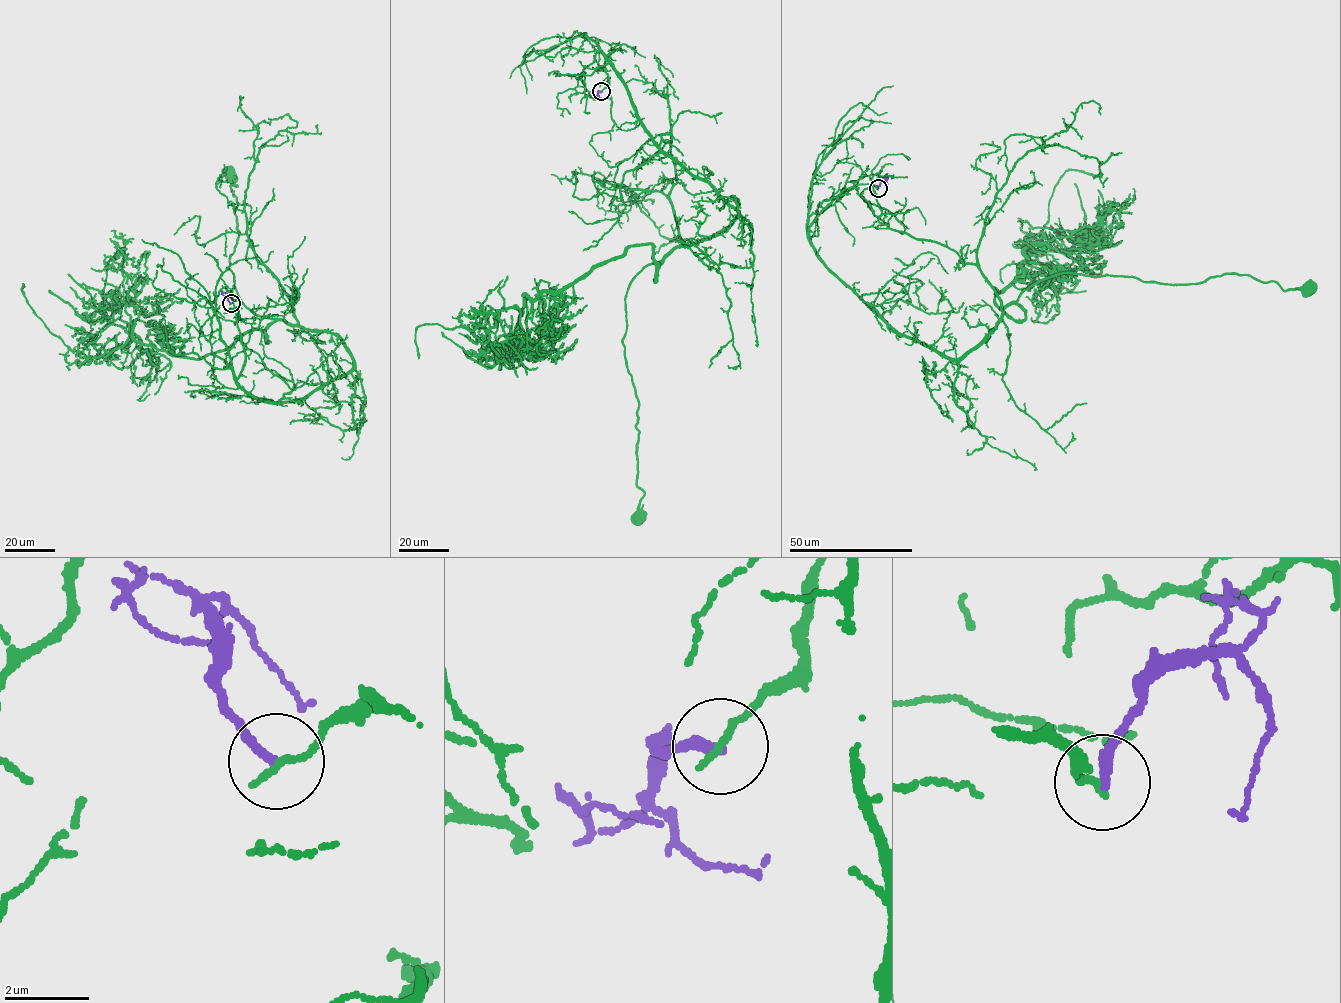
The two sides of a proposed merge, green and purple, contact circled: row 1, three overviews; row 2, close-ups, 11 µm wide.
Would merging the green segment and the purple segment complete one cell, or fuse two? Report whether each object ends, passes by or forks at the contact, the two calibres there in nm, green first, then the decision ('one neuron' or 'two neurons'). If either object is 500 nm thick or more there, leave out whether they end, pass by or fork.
green ends | purple ends | 180/240 nm | two neurons

